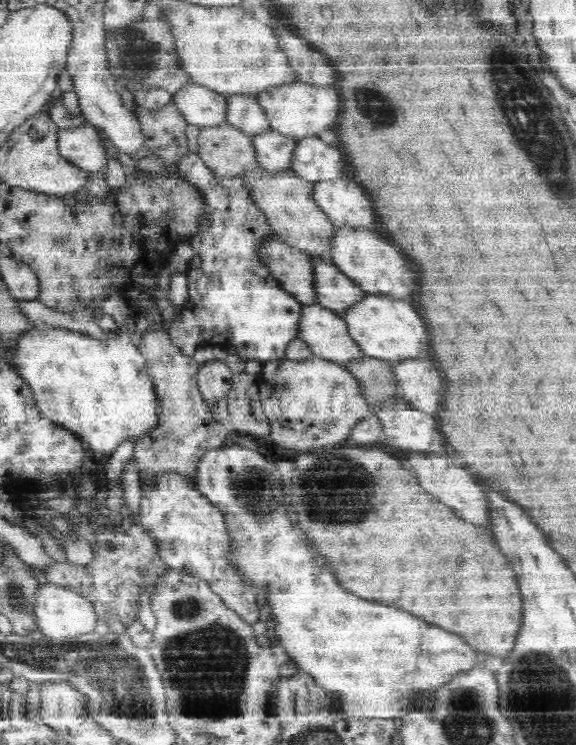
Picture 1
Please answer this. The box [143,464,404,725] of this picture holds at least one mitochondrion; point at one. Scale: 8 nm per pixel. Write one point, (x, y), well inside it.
(206, 664)

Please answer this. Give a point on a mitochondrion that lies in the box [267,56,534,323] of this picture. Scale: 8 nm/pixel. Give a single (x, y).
(372, 105)

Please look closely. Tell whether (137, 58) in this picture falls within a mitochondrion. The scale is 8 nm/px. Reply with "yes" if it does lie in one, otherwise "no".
yes

